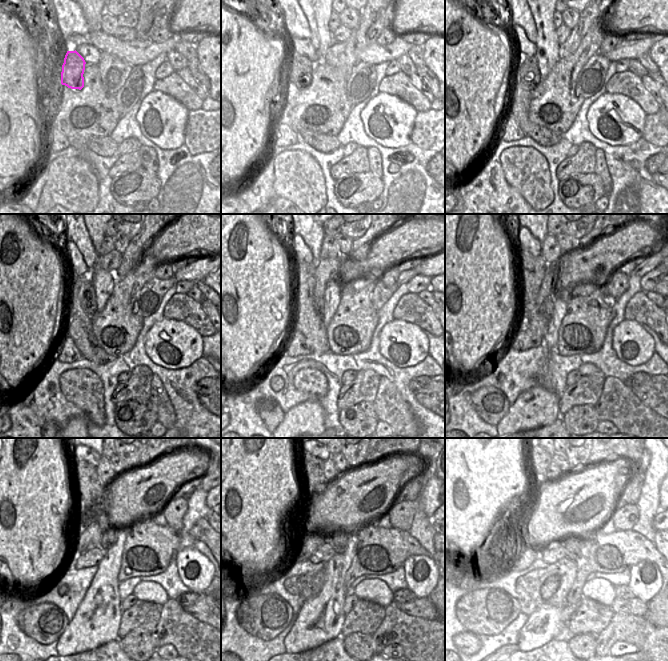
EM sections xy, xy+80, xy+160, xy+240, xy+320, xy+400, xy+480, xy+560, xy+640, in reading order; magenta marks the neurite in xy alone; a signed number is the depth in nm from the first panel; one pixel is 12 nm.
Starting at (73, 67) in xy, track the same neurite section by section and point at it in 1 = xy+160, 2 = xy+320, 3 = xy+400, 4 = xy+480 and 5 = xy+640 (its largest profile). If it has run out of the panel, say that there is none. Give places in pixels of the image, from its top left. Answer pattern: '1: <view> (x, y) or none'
1: xy+160 (527, 72)
2: xy+320 (319, 302)
3: xy+400 (546, 308)
4: xy+480 (108, 538)
5: xy+640 (574, 547)

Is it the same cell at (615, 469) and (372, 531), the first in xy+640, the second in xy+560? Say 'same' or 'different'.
different

